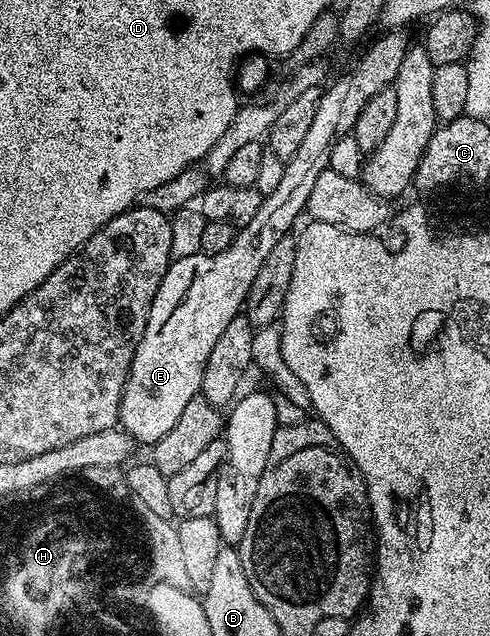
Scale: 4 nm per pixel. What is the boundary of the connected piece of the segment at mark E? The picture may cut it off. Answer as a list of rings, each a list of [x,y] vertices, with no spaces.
[[[402,29],[380,33],[380,38],[356,60],[355,67],[345,71],[328,90],[320,93],[313,125],[301,140],[301,148],[284,161],[277,188],[264,197],[253,220],[236,229],[233,244],[229,244],[225,252],[200,252],[176,258],[167,267],[151,301],[145,332],[135,344],[131,371],[127,373],[119,405],[119,426],[136,443],[153,444],[161,440],[161,436],[177,424],[185,404],[200,397],[209,352],[229,322],[241,314],[249,284],[253,284],[253,276],[257,276],[257,268],[261,268],[273,244],[290,231],[287,229],[298,220],[299,213],[304,213],[314,181],[322,170],[332,165],[331,149],[335,146],[335,137],[338,134],[350,135],[357,124],[357,116],[361,116],[361,108],[394,83],[401,60],[409,49],[409,41],[403,34]]]

